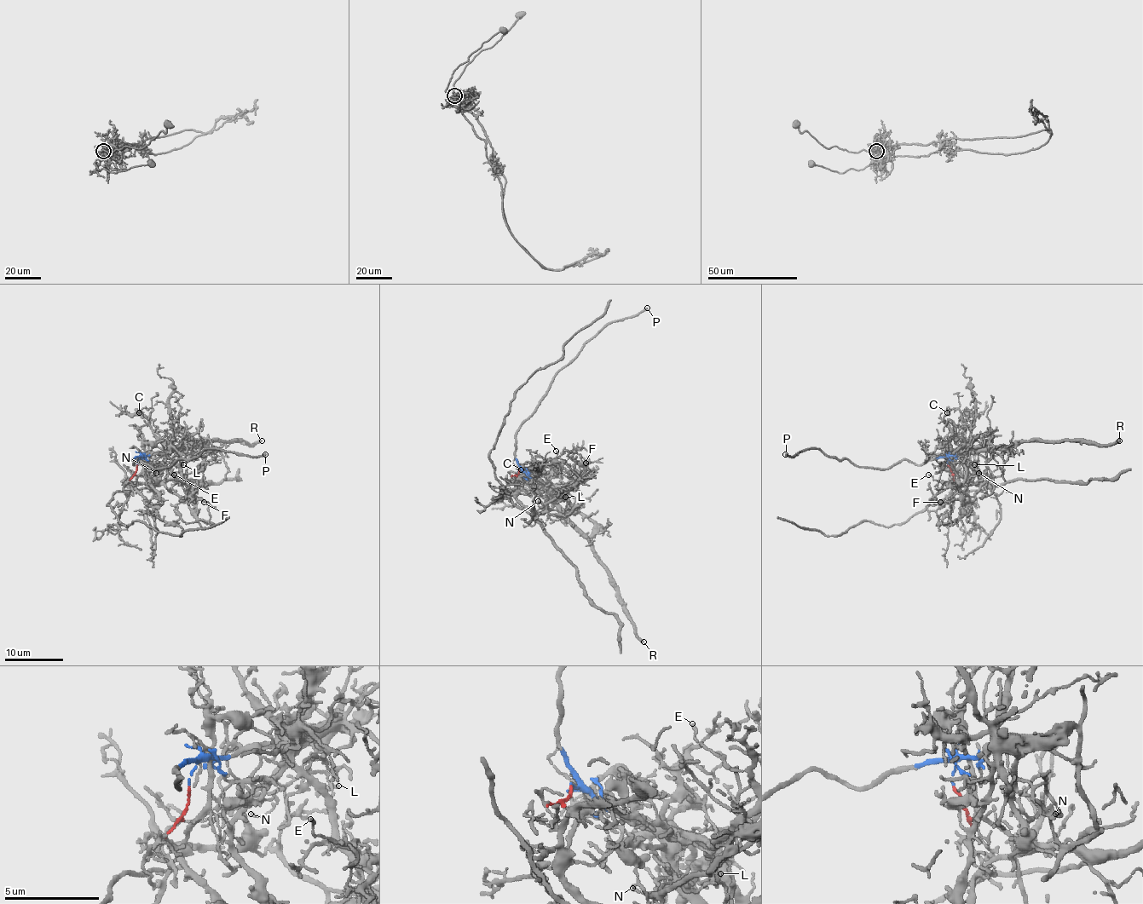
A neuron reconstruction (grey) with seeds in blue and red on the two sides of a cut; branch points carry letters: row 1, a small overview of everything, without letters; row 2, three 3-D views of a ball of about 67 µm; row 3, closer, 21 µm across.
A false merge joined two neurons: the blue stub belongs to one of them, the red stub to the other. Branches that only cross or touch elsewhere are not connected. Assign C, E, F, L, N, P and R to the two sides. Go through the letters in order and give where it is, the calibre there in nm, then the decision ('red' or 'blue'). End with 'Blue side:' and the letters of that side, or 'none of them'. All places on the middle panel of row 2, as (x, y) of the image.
C: place (521, 469); calibre 110 nm; blue
E: place (556, 451); calibre 120 nm; blue
F: place (585, 463); calibre 120 nm; blue
L: place (565, 497); calibre 90 nm; blue
N: place (538, 501); calibre 120 nm; blue
P: place (647, 308); calibre 190 nm; blue
R: place (643, 642); calibre 360 nm; blue
Blue side: C, E, F, L, N, P, R

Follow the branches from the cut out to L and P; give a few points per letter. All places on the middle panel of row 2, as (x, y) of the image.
L: (519, 470), (538, 479), (547, 489), (544, 491), (558, 503), (564, 497)
P: (519, 470), (515, 457), (516, 430), (533, 411), (552, 378), (609, 324), (635, 316), (646, 308)

